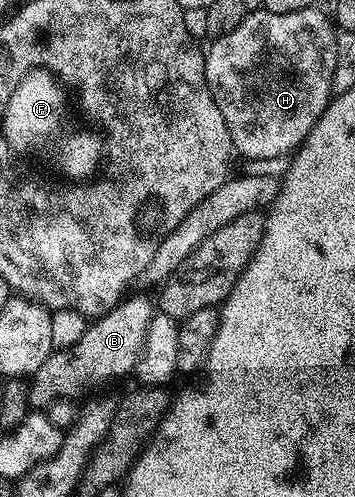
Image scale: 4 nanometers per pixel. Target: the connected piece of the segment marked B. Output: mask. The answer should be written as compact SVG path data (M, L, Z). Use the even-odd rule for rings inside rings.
M127 295L108 314L97 317L87 327L84 338L70 348L59 348L29 377L30 407L45 410L60 400L81 401L81 396L135 371L147 347L149 324L156 313L156 304L146 296Z

